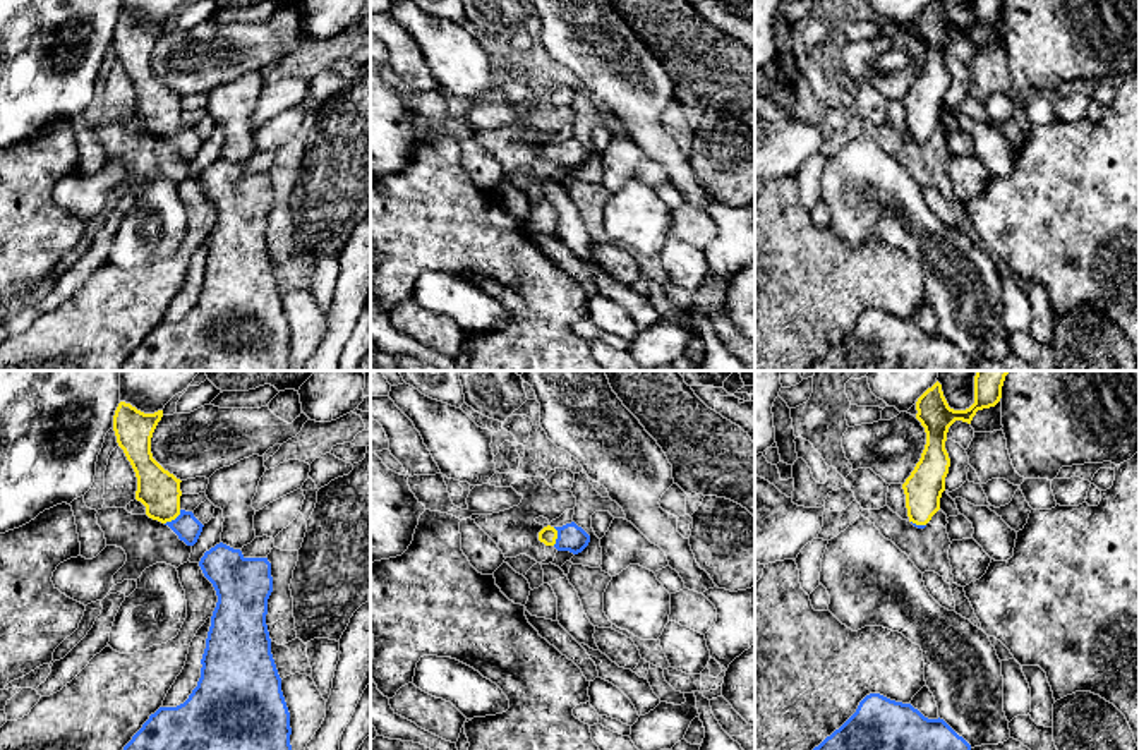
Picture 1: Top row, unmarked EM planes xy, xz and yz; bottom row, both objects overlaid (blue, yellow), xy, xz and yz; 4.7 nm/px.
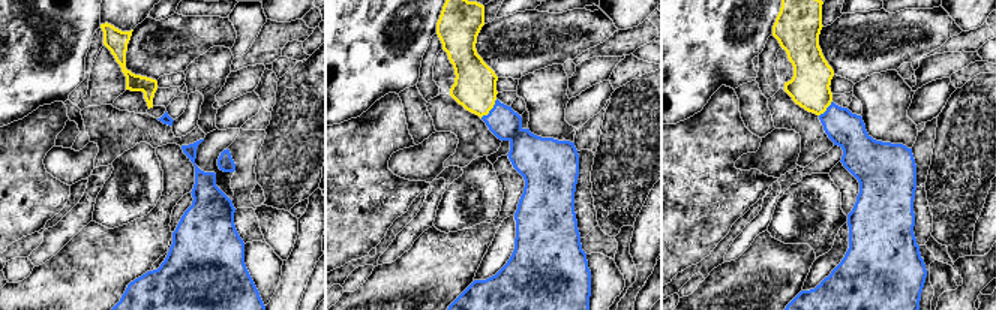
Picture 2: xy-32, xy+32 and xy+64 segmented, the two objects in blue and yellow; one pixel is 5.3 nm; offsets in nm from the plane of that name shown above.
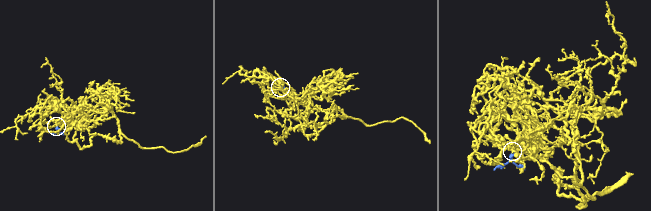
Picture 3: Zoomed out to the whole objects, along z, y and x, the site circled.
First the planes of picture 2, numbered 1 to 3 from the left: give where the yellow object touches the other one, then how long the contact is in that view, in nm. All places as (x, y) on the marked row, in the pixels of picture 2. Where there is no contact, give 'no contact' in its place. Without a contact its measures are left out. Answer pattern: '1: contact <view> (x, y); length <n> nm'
1: no contact
2: contact xy+32 (491, 110); length 140 nm
3: contact xy+64 (827, 108); length 110 nm

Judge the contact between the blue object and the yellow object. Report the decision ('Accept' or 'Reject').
Accept

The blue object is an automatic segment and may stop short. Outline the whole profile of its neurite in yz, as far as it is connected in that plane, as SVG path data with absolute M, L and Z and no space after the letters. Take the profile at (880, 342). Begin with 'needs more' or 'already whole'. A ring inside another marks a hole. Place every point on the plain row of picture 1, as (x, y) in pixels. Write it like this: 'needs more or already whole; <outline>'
already whole; M866 311L856 328L808 371L969 371L971 360L943 335L928 335L911 319Z

